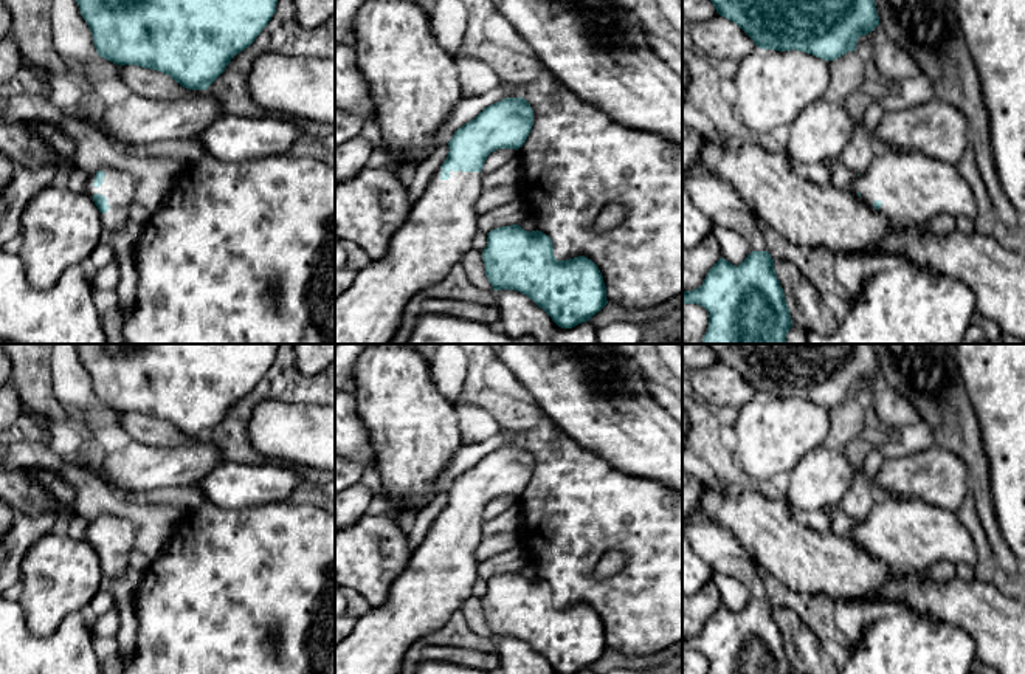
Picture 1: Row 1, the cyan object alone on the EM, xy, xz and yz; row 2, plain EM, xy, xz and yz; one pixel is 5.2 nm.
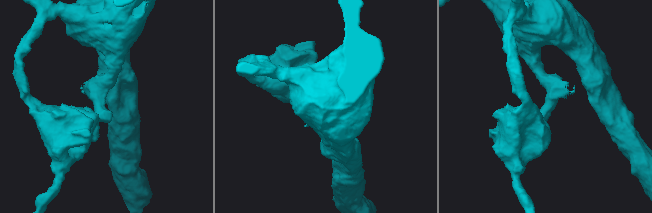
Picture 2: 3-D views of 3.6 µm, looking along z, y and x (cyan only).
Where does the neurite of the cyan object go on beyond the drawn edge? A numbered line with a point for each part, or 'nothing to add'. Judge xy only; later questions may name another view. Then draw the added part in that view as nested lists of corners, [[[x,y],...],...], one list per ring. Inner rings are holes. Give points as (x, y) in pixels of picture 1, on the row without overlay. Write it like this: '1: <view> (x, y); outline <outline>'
1: xy (120, 535); outline [[[105,513],[88,522],[85,541],[90,545],[95,541],[107,545],[110,556],[101,559],[101,570],[105,576],[119,576],[129,566],[130,552],[136,547],[136,530],[130,519]]]

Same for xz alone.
1: xz (442, 570); outline [[[451,518],[448,527],[442,527],[440,519],[411,553],[386,601],[360,617],[354,631],[335,645],[335,674],[402,674],[408,648],[439,631],[473,597],[479,578],[475,553],[484,538],[484,519]]]

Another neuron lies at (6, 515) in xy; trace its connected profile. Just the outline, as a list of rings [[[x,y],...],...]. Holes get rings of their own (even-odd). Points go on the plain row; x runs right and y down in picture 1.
[[[0,497],[0,536],[3,536],[16,519],[11,507]]]

